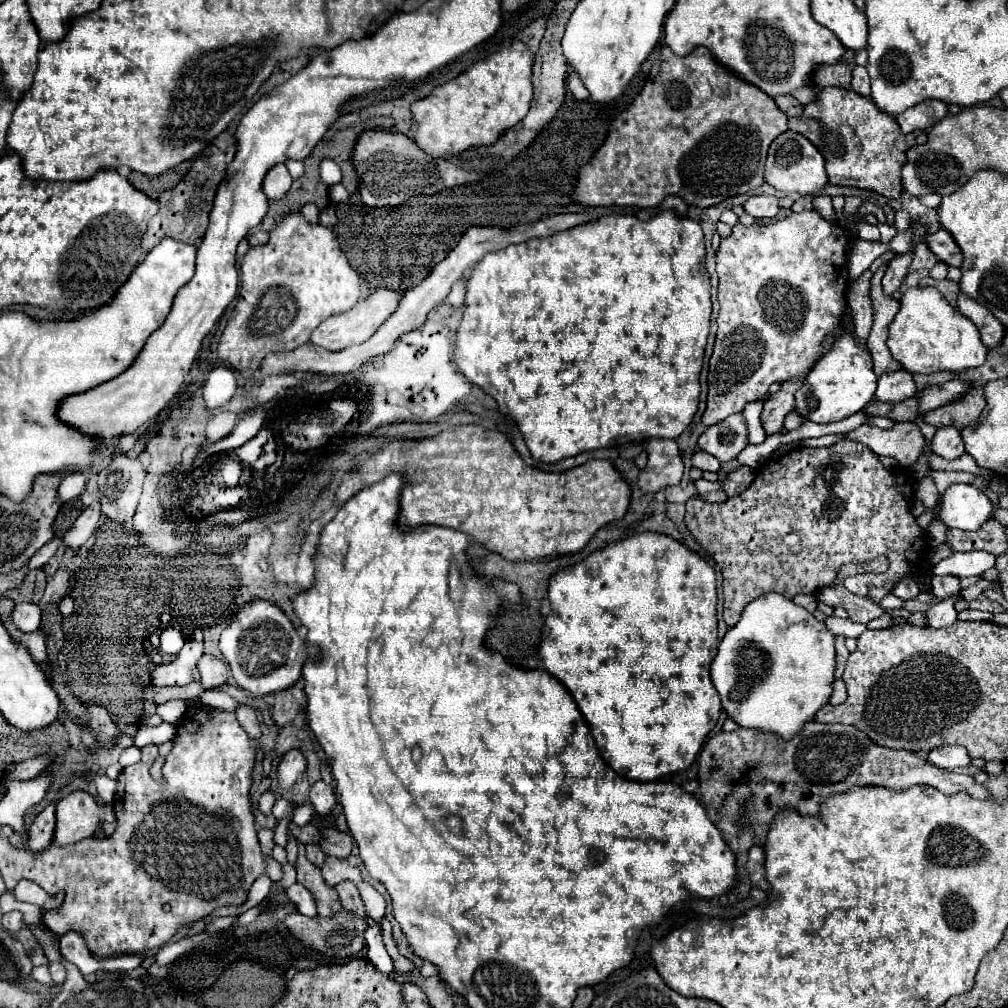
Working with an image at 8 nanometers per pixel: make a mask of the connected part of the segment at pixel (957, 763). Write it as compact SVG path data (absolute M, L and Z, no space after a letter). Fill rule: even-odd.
M943 745L943 747L937 747L933 751L929 751L929 757L927 757L931 763L935 763L937 767L943 767L943 769L961 769L961 767L967 767L971 763L971 757L969 753L965 751L965 747L957 747L957 745Z

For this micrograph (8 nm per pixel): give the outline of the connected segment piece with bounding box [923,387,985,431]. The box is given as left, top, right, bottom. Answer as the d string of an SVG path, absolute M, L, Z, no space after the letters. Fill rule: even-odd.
M973 387L957 403L949 403L945 407L929 411L929 413L923 415L923 419L925 419L925 423L929 423L937 429L951 425L951 427L957 427L961 431L961 429L973 427L973 423L977 423L983 407L985 407L983 389Z

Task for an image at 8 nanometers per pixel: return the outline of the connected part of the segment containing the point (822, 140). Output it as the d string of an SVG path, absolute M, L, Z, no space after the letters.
M837 87L821 89L819 99L809 103L803 109L801 117L789 119L789 129L807 137L821 151L821 155L825 157L825 169L829 175L829 183L841 185L841 187L869 189L869 191L875 191L887 199L901 197L901 191L903 191L901 167L905 165L905 159L907 159L905 151L913 145L925 143L925 139L927 139L927 135L923 131L915 131L913 135L903 135L897 121L891 115L883 115L869 97L857 95L855 91L849 91L849 89L837 89Z

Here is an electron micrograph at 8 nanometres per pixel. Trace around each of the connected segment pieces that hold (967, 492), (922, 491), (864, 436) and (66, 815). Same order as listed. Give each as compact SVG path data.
M951 485L939 503L937 517L961 531L977 531L991 517L991 501L973 485Z
M929 476L917 482L914 495L923 502L925 511L934 510L939 501L939 492Z
M895 423L891 429L861 425L849 431L847 437L867 445L877 455L897 459L903 467L913 465L925 447L925 439L915 423Z
M75 791L57 803L55 843L69 845L91 837L99 823L115 821L113 805L99 805L93 795Z

